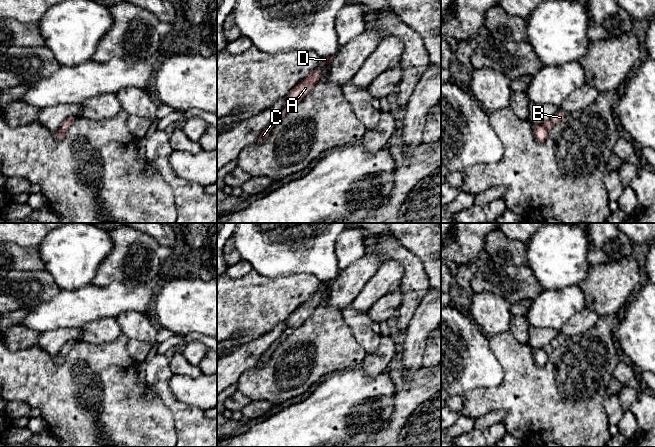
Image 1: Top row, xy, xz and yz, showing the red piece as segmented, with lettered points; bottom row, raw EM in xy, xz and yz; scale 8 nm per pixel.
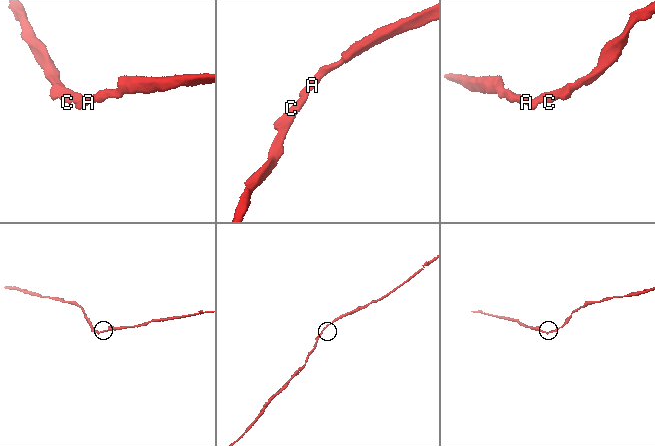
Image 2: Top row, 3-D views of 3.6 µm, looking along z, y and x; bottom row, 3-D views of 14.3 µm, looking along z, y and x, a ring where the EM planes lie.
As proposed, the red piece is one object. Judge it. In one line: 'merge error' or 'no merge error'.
no merge error

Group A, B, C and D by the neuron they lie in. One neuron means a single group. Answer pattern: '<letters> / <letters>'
A B C D

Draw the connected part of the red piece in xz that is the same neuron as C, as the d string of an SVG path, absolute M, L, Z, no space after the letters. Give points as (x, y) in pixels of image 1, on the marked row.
M320 68L314 70L307 78L305 78L302 82L297 84L286 96L286 107L281 111L281 113L277 116L275 121L267 126L258 139L258 143L260 143L263 139L267 138L270 135L270 132L273 128L273 125L276 122L281 121L288 111L294 106L297 105L314 87L314 85L318 82L321 77L322 71Z

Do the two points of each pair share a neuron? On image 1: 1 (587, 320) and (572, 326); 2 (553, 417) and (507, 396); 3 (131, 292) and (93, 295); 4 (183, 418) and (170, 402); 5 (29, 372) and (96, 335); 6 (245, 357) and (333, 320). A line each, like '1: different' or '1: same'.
1: same
2: same
3: same
4: same
5: different
6: different

